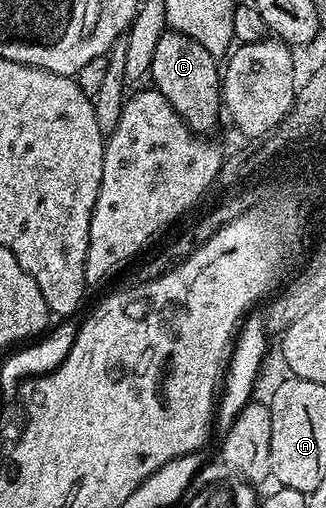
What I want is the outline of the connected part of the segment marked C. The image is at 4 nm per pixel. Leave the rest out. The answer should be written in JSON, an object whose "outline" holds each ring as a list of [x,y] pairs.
{"outline":[[[166,31],[154,46],[151,84],[170,103],[170,107],[178,111],[178,115],[187,123],[188,128],[201,135],[211,134],[211,129],[219,123],[220,117],[222,121],[222,89],[220,86],[222,69],[219,64],[216,66],[216,61],[214,54],[206,51],[202,43],[198,43],[194,37],[187,37],[181,33]]]}

